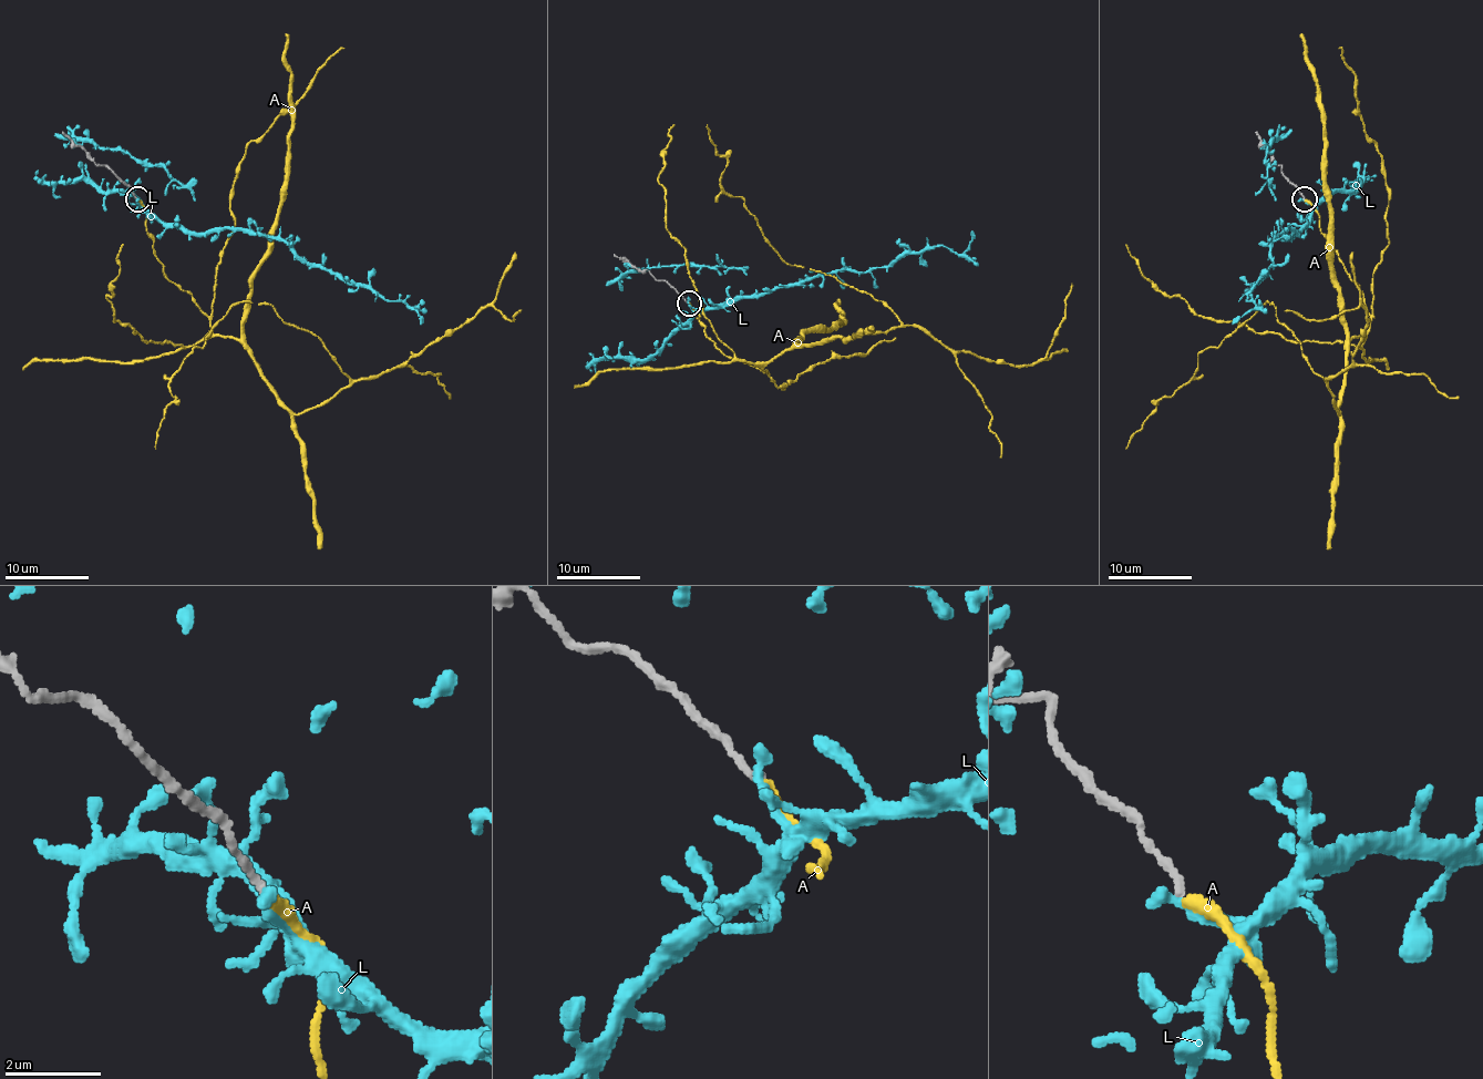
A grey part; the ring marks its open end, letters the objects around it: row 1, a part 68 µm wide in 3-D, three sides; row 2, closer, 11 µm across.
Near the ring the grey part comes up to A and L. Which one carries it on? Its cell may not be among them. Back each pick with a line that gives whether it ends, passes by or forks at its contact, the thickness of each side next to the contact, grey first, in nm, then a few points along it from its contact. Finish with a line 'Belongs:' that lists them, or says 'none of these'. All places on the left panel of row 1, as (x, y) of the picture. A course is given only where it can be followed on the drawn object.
A: it ends there; 150 nm thick on the grey side, 280 nm on the other; it runs (136, 201), (163, 271), (295, 413), (349, 384), (313, 335), (238, 300), (172, 378), (155, 449)
Belongs: A

